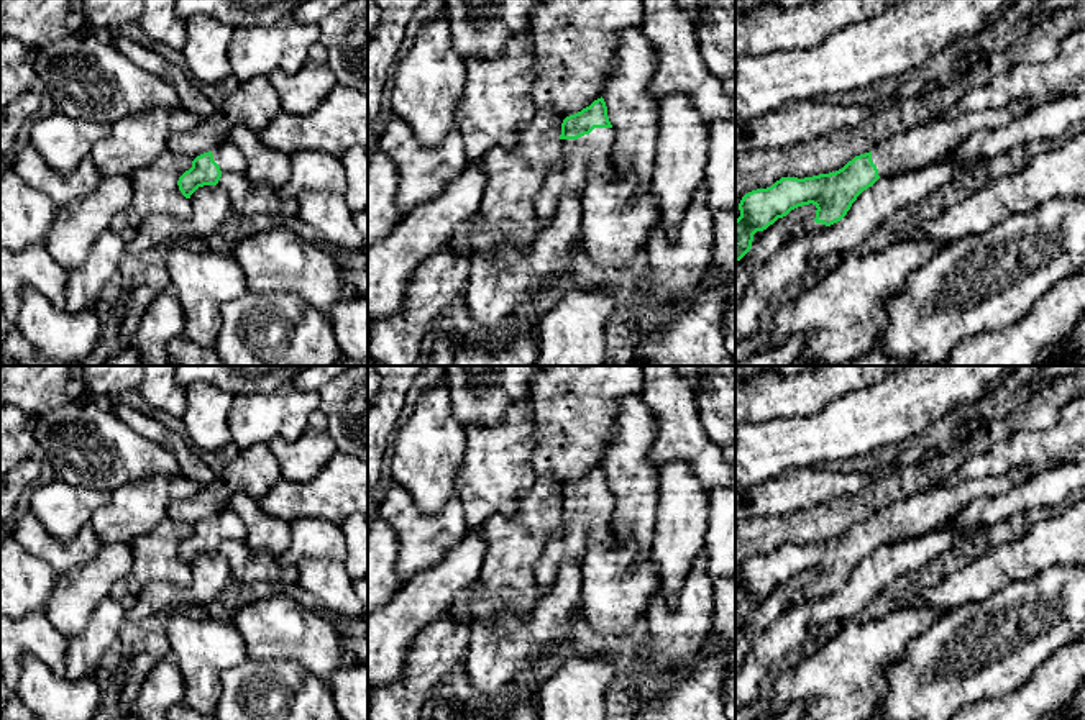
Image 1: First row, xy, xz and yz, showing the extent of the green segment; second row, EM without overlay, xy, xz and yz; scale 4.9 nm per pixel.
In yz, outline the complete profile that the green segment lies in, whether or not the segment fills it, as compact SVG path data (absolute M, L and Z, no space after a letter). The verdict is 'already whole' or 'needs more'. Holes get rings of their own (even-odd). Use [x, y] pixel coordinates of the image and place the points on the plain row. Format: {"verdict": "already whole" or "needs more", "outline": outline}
{"verdict": "needs more", "outline": "M1013 469L1009 474L1000 477L978 477L964 481L957 485L937 485L878 510L870 520L855 523L835 540L804 546L781 545L771 554L745 561L739 571L740 584L735 587L735 630L750 618L757 599L767 597L791 577L813 571L817 576L814 589L831 594L840 589L857 564L880 545L918 538L926 531L947 523L975 499L1003 495L1013 487L1021 485L1021 482L1023 476L1019 469Z"}

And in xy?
{"verdict": "needs more", "outline": "M227 507L217 517L204 520L192 528L192 535L185 538L179 548L179 558L185 566L204 553L217 553L225 540L246 540L246 526L241 518Z"}

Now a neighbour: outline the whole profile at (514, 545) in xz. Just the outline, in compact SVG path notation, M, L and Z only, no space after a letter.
M550 476L537 477L535 484L522 492L519 507L510 517L494 515L483 525L484 556L478 582L486 587L486 594L456 605L456 612L468 625L471 622L492 625L507 613L522 620L530 615L537 600L537 564L542 561L547 540L560 528L561 490L563 487Z

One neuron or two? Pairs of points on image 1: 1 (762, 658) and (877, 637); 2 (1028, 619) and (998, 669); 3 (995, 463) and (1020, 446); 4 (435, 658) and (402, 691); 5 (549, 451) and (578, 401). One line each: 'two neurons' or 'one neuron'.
1: two neurons
2: one neuron
3: one neuron
4: one neuron
5: one neuron

